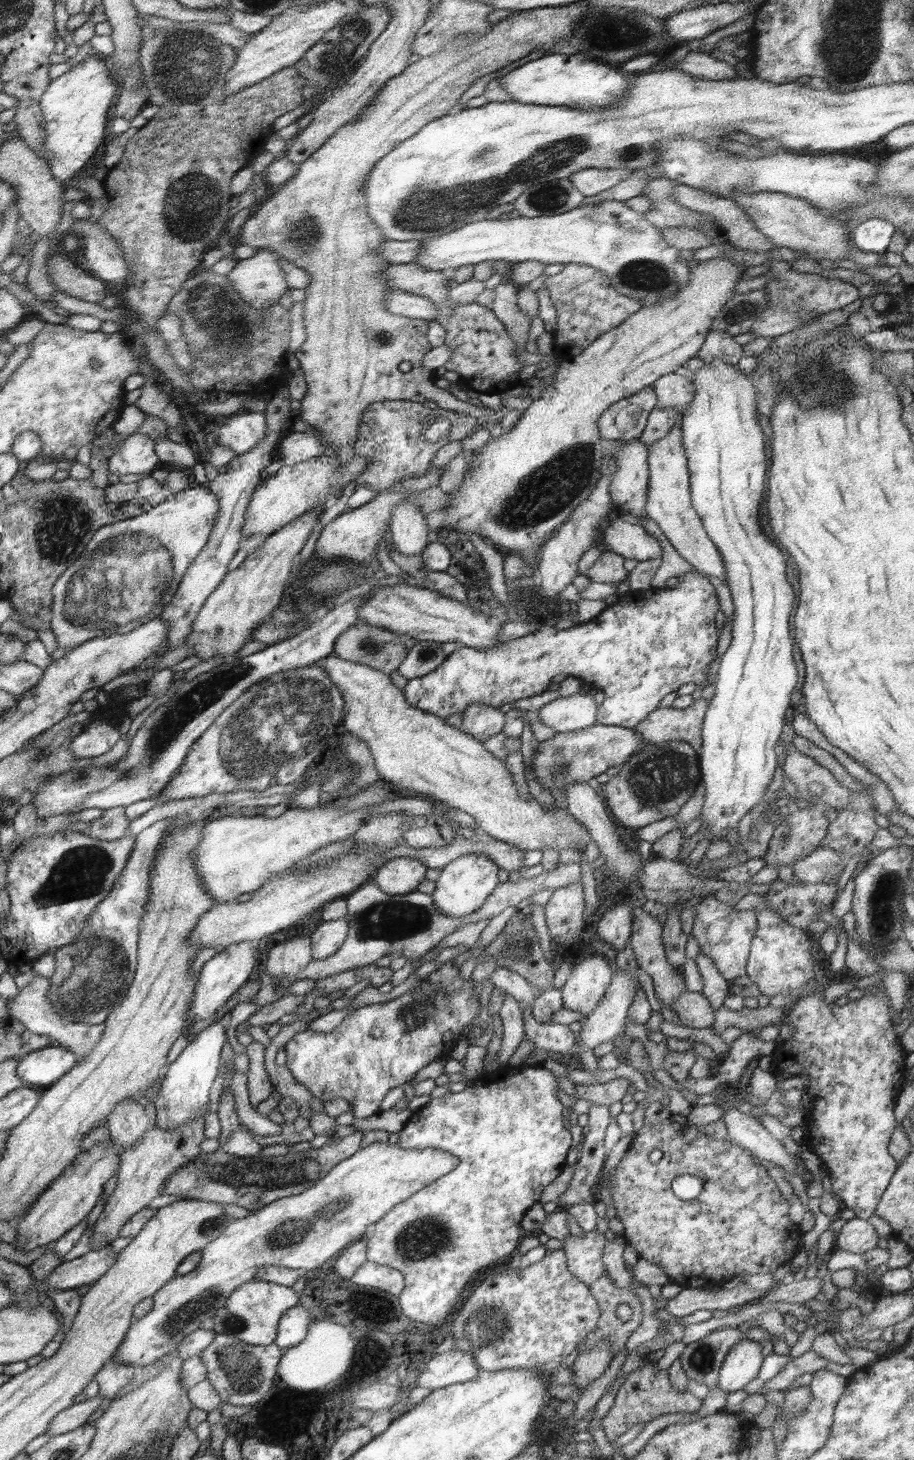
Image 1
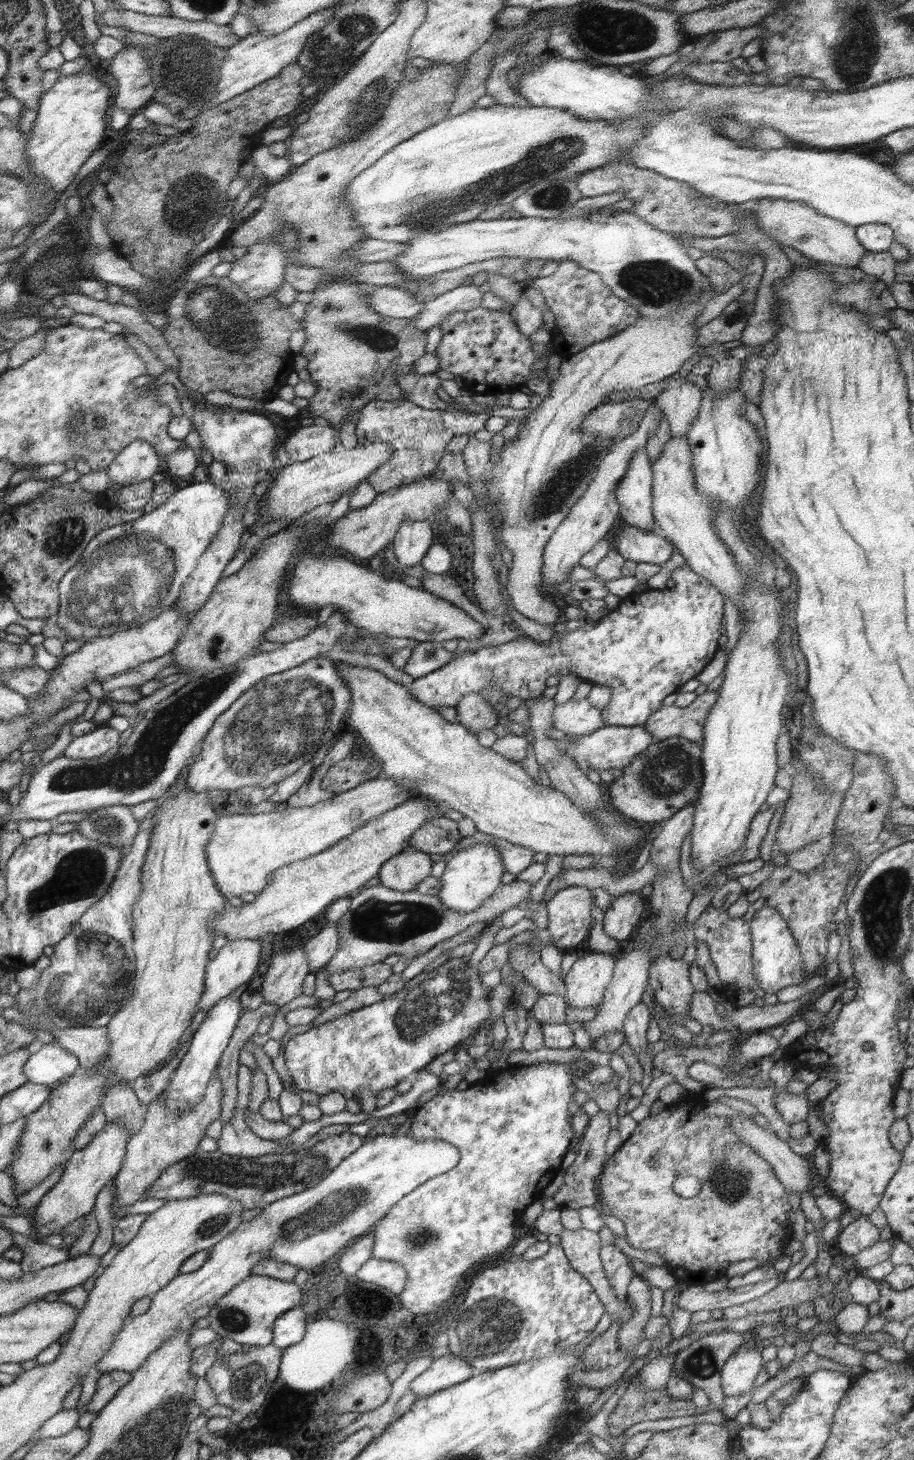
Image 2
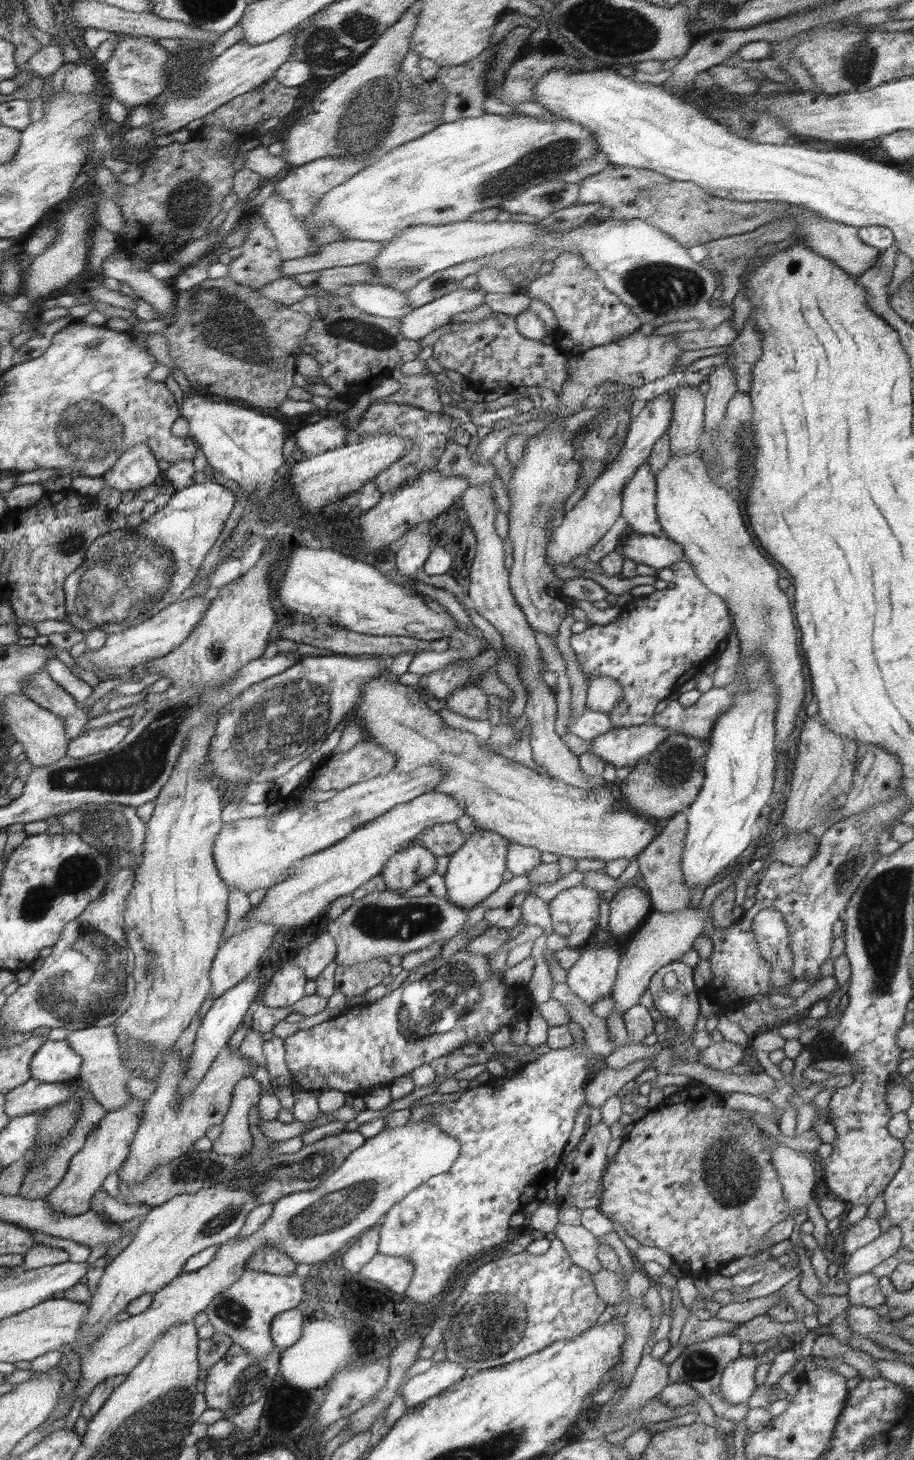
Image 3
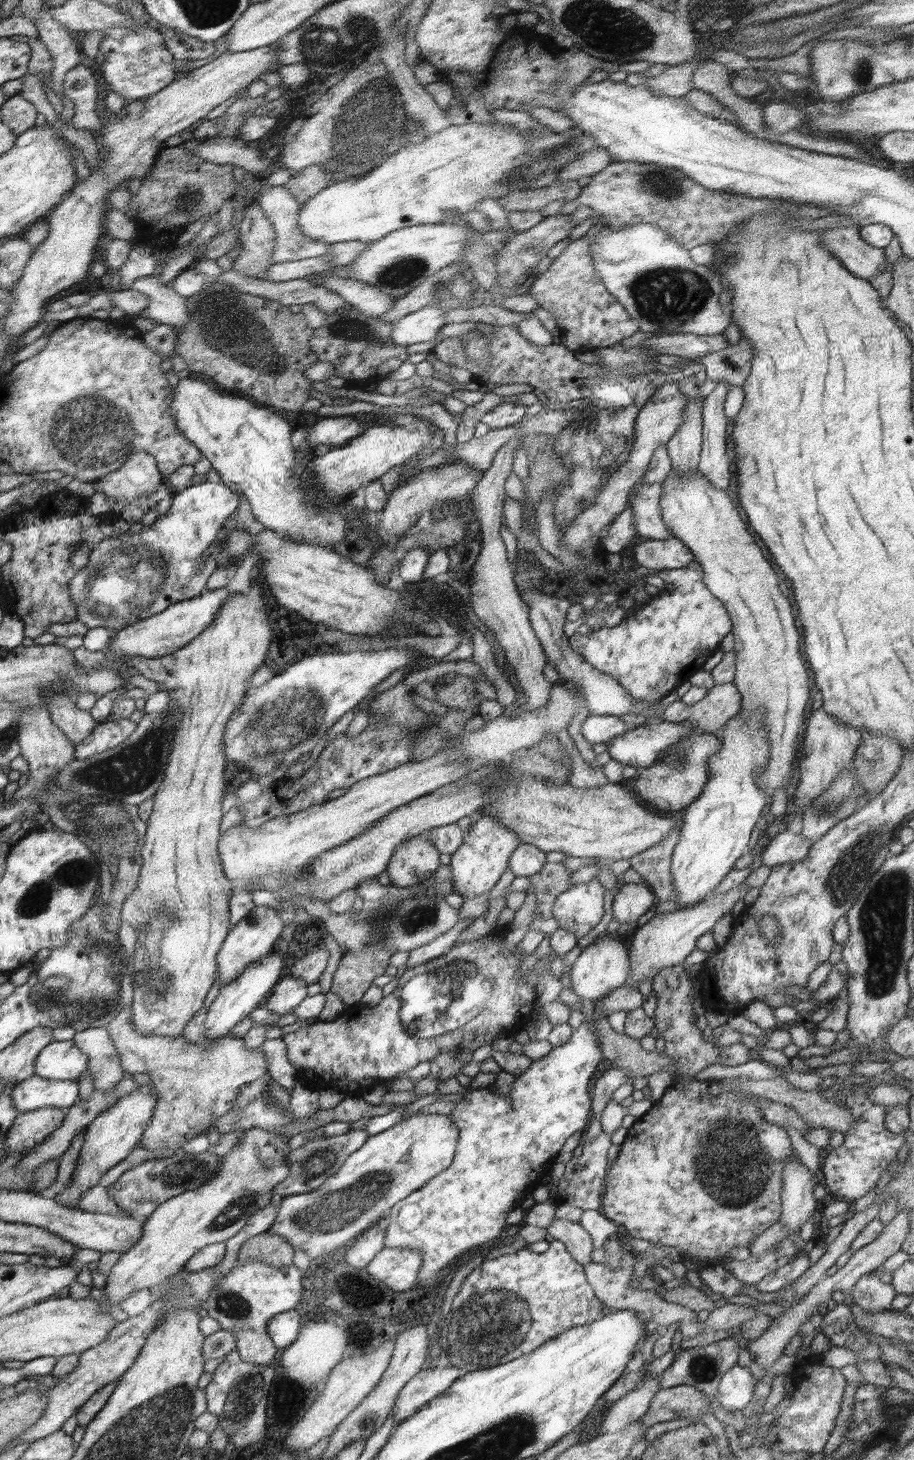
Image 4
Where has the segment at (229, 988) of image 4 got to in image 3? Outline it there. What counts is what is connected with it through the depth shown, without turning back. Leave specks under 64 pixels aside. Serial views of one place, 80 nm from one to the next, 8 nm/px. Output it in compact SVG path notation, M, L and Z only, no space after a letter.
M259 966L259 968L258 971L255 971L255 974L250 974L244 981L234 986L233 989L228 990L222 996L215 997L208 1012L205 1012L202 1016L202 1024L196 1032L196 1040L190 1049L192 1054L192 1058L190 1058L190 1070L186 1070L186 1078L180 1085L178 1095L184 1097L192 1093L193 1088L209 1073L210 1066L213 1066L213 1063L217 1061L217 1057L221 1054L224 1046L226 1046L226 1042L231 1040L230 1036L237 1033L237 1030L240 1029L242 1018L248 1012L248 1006L252 1004L252 1000L258 994L258 990L268 982L262 979L260 973L262 967Z

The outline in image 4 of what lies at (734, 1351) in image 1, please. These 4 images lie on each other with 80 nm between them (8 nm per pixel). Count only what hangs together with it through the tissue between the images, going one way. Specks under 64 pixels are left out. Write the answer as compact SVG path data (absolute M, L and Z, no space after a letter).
M736 1364L722 1375L716 1398L727 1411L742 1411L753 1399L755 1383L750 1369Z

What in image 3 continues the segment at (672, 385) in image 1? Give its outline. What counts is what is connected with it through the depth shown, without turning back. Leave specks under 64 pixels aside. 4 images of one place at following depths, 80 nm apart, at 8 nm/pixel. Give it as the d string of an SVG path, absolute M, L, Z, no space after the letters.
M681 386L673 392L672 418L667 428L672 455L698 452L705 419L705 393L695 386Z

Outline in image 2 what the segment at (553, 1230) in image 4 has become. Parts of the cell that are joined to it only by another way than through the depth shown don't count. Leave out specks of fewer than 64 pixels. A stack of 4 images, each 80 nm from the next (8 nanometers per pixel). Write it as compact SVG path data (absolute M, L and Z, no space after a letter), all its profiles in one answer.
M565 1228L562 1231L562 1234L559 1234L559 1237L561 1240L560 1245L563 1248L565 1255L568 1257L569 1263L573 1266L573 1269L576 1270L576 1272L579 1272L589 1284L592 1285L593 1291L598 1295L600 1302L604 1305L605 1312L610 1314L613 1323L612 1327L617 1328L621 1326L622 1322L628 1322L628 1319L632 1317L633 1304L628 1298L624 1299L622 1302L615 1293L613 1286L606 1278L603 1262L599 1255L604 1242L602 1242L598 1233L584 1228L579 1229L578 1231L572 1231Z

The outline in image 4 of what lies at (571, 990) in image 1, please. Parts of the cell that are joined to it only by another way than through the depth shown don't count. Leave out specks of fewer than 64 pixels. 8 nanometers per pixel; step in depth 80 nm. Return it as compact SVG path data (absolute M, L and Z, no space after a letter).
M620 935L598 939L595 943L584 947L576 962L573 962L569 975L572 982L571 988L586 1003L602 999L608 992L625 984L629 975L628 948L624 947L624 941Z

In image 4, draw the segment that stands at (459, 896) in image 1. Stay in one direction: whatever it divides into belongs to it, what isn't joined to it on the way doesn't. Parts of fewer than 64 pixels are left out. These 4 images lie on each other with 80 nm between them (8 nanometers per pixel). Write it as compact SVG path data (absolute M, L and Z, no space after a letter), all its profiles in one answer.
M489 814L473 820L468 832L464 834L461 847L451 855L449 865L455 892L464 899L472 899L479 894L490 892L498 884L504 870L508 868L509 858L520 843L522 842L519 841L518 835L506 829L502 822Z

